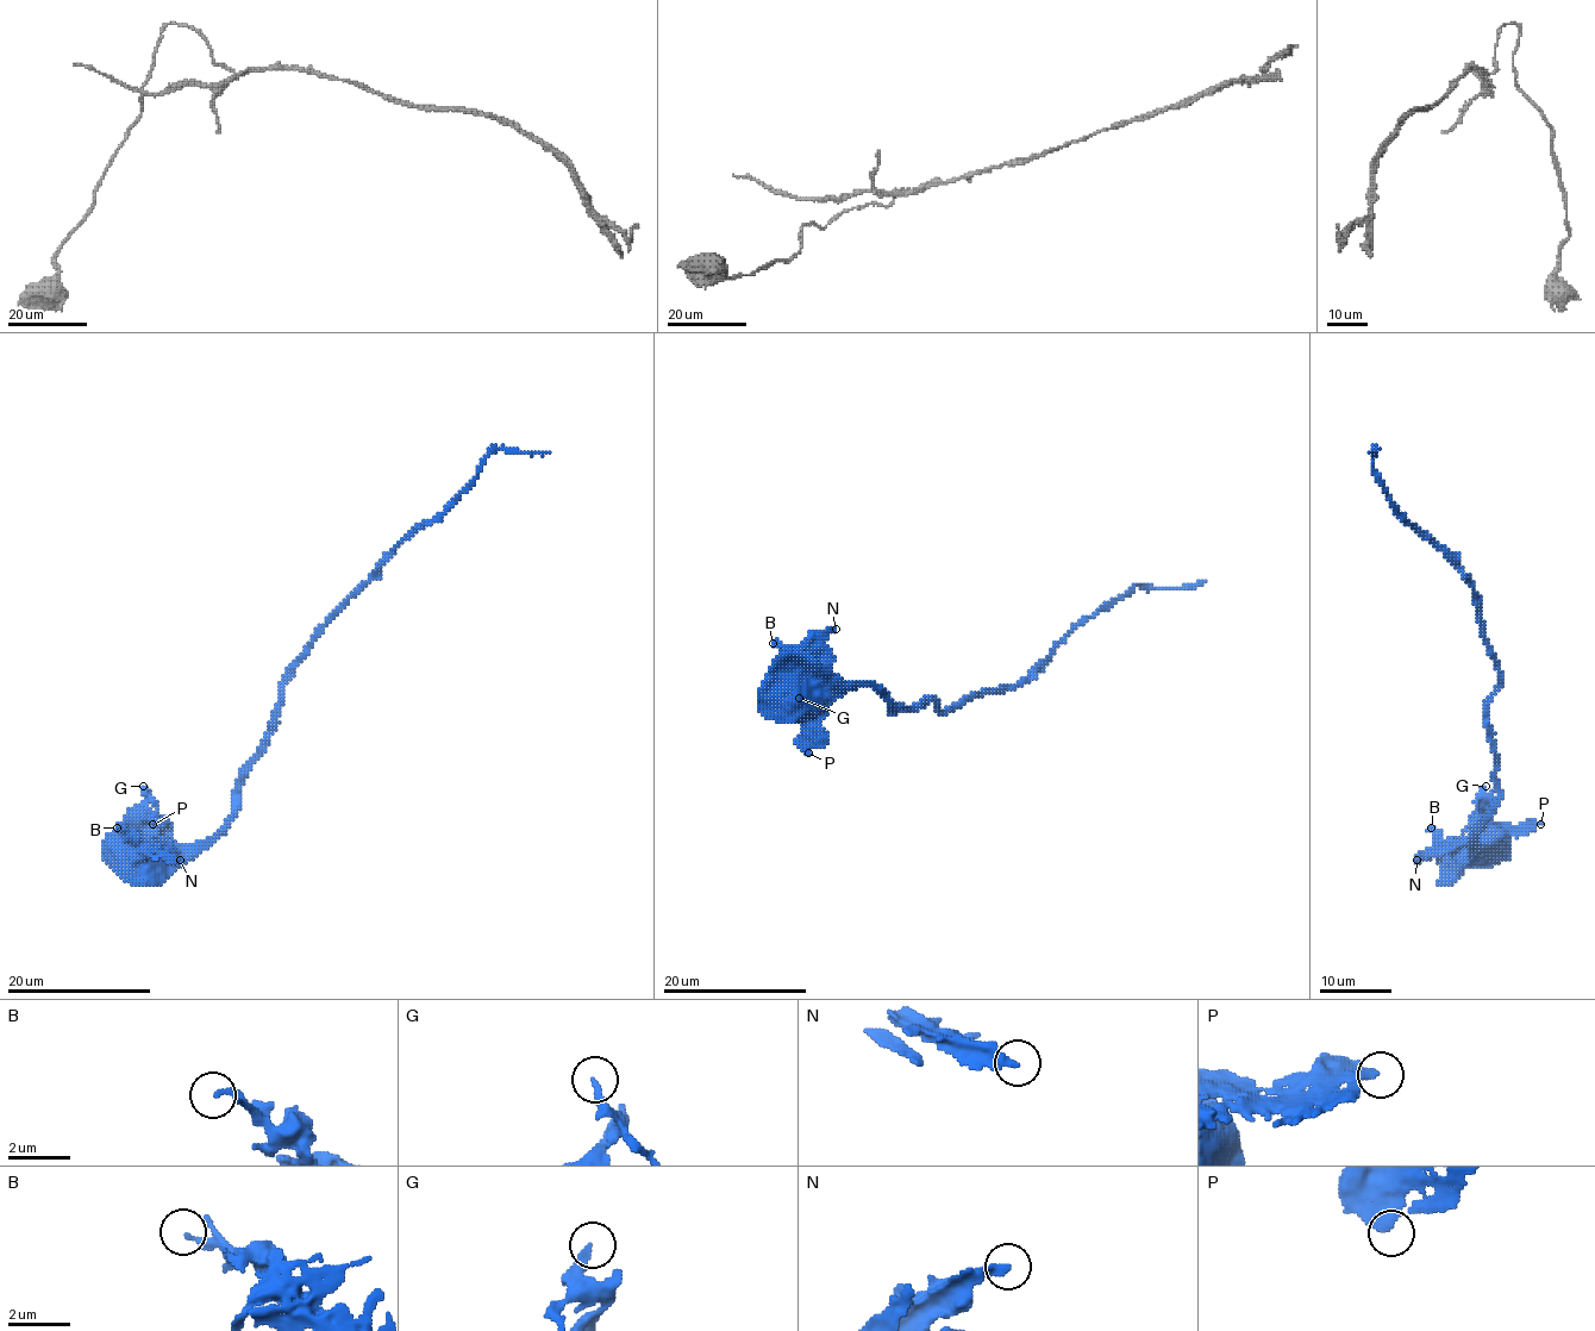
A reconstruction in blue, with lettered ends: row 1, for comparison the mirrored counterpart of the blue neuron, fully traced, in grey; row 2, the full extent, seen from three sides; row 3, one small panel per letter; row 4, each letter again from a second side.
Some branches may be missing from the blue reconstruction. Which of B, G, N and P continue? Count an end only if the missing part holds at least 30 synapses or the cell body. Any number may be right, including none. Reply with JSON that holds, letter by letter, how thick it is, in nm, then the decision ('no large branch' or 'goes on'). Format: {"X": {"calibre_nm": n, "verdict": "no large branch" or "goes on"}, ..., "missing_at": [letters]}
{"B": {"calibre_nm": 140, "verdict": "no large branch"}, "G": {"calibre_nm": 240, "verdict": "no large branch"}, "N": {"calibre_nm": 280, "verdict": "no large branch"}, "P": {"calibre_nm": 340, "verdict": "no large branch"}, "missing_at": []}

